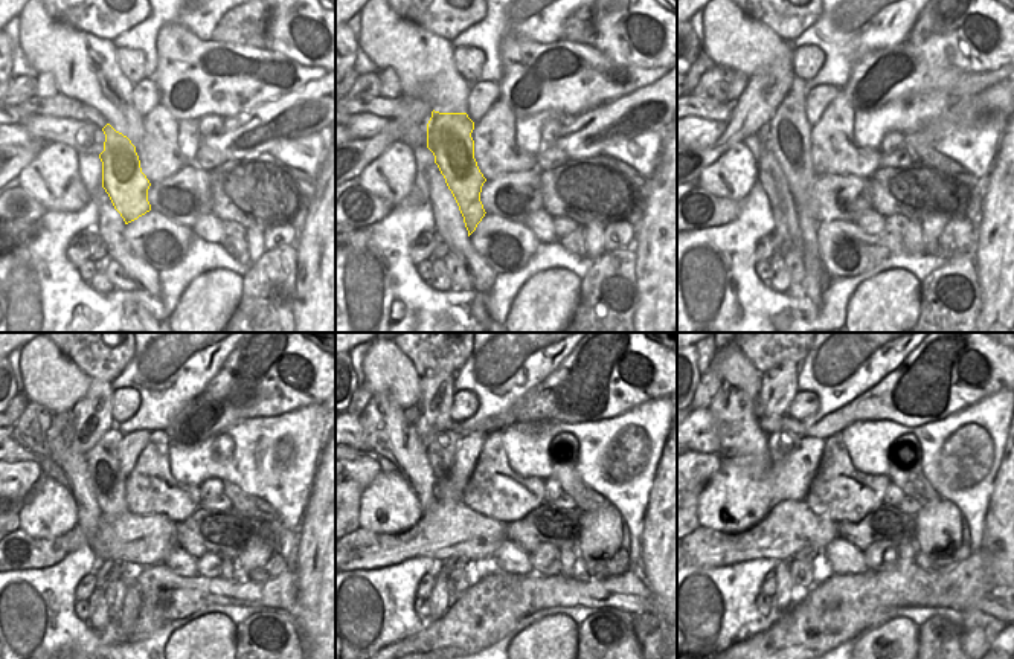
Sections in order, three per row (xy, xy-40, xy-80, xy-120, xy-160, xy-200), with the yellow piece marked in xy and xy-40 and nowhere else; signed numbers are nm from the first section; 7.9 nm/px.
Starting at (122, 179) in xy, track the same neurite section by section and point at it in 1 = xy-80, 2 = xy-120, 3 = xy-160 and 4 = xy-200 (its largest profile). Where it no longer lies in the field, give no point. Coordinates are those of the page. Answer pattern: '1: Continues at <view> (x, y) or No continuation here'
1: Continues at xy-80 (789, 135)
2: Continues at xy-120 (109, 482)
3: Continues at xy-160 (441, 452)
4: Continues at xy-200 (781, 443).

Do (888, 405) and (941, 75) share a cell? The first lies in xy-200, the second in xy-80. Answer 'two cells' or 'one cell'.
two cells

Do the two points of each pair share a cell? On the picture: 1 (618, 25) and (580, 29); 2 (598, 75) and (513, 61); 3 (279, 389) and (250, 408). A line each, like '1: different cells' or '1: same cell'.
1: different cells
2: same cell
3: same cell

